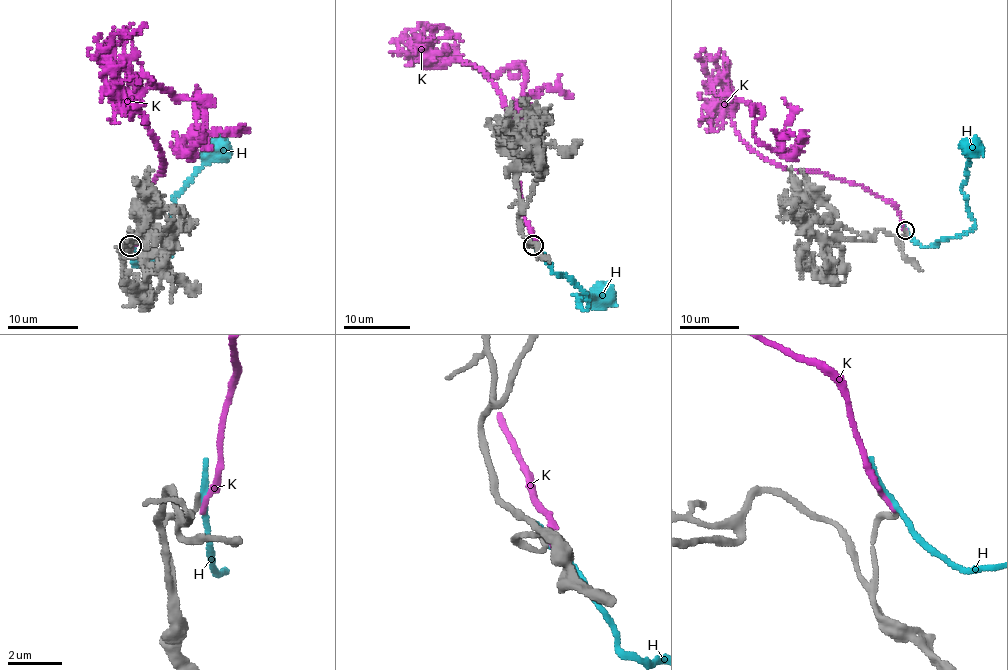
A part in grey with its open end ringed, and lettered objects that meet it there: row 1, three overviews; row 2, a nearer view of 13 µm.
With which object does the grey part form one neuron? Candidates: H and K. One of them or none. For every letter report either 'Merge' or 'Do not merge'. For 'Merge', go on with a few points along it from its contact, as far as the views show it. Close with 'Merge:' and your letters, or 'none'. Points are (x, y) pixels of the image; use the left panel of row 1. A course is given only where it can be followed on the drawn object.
H: Do not merge
K: Do not merge
Merge: none

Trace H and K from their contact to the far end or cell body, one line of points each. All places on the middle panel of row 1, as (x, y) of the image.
H: (533, 246), (554, 272), (567, 274), (580, 289), (587, 302), (586, 308), (580, 308), (574, 295), (604, 294)
K: (535, 246), (504, 99), (451, 58), (488, 75), (521, 65), (528, 94), (513, 98)

